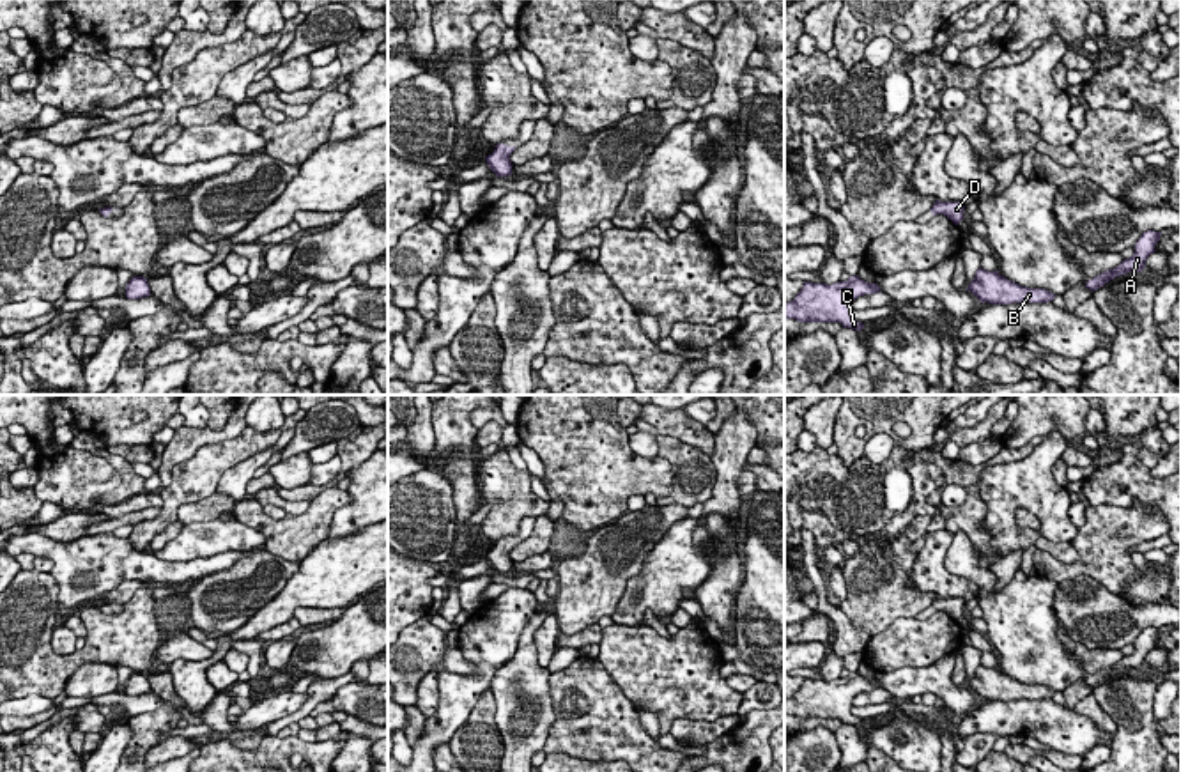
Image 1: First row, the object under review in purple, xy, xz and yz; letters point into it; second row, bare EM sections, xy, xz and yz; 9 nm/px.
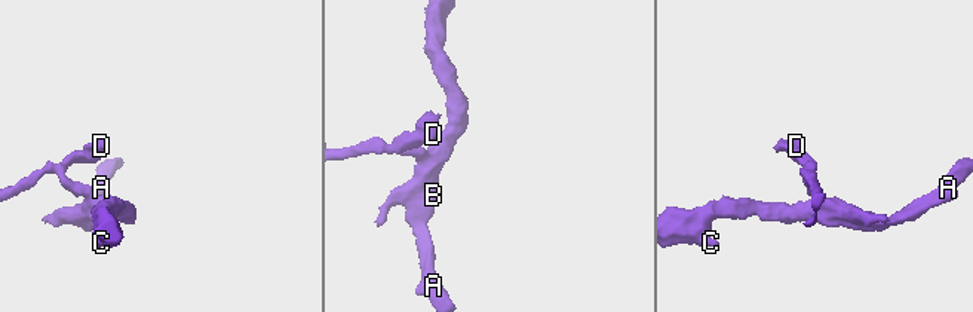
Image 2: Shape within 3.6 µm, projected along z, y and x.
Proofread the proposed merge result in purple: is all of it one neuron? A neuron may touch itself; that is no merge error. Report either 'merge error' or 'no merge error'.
no merge error

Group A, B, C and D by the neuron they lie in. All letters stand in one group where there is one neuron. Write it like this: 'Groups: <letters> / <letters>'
Groups: A B C D

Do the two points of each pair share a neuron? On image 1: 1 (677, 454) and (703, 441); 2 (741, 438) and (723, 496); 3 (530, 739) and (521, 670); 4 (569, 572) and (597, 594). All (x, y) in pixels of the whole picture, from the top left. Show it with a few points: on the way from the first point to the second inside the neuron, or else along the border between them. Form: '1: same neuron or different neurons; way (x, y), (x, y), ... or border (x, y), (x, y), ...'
1: different neurons; border (656, 429), (661, 434), (698, 447), (709, 457)
2: same neuron; way (730, 452), (725, 482)
3: same neuron; way (530, 721), (530, 709), (535, 703), (521, 687)
4: same neuron; way (576, 579), (581, 586), (590, 586)

